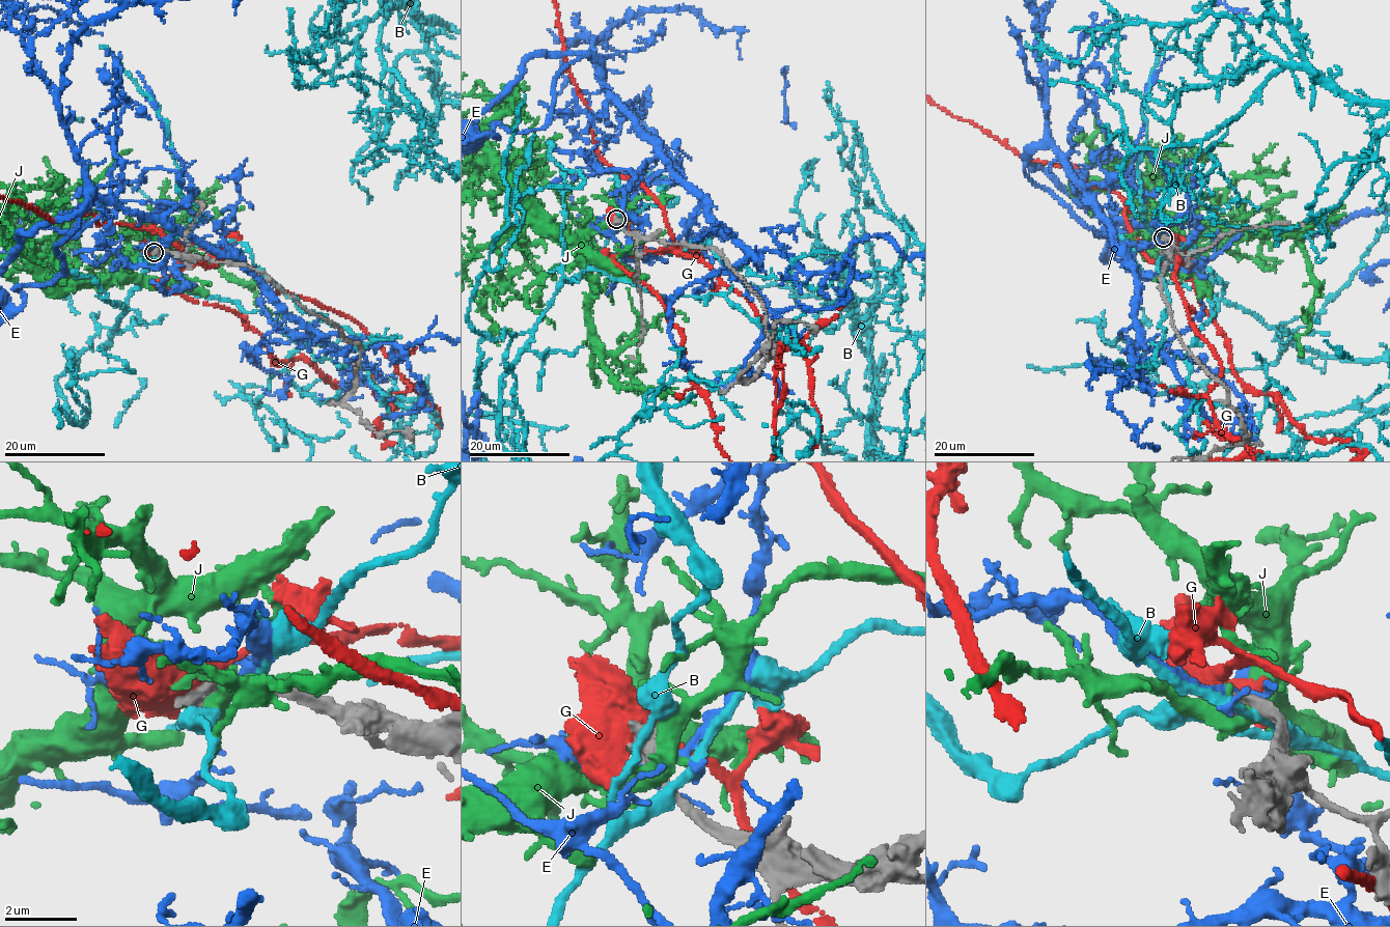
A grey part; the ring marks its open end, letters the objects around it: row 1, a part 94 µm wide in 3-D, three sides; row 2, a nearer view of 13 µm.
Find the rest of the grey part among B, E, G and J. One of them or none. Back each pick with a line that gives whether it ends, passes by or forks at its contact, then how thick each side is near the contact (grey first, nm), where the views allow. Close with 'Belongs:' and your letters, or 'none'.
Belongs: none

